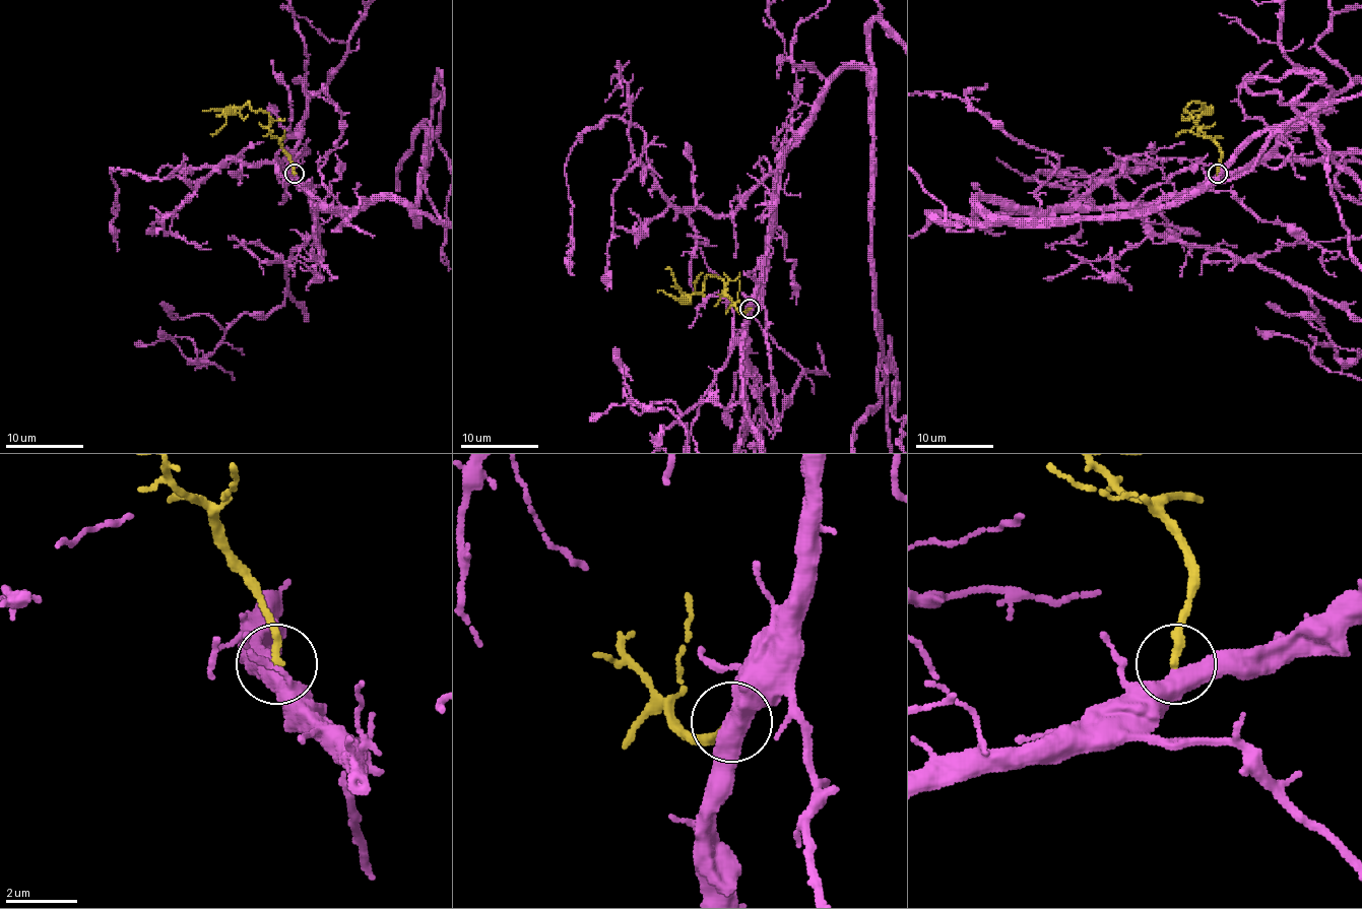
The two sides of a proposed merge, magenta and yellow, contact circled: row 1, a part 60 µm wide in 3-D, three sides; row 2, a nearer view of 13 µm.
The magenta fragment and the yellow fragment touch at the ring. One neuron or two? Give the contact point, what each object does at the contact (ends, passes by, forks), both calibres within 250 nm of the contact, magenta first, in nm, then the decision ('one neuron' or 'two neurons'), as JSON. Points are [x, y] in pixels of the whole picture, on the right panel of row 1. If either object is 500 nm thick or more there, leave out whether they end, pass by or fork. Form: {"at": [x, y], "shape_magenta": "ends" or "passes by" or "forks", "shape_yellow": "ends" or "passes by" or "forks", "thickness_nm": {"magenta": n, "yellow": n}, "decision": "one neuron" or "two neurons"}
{"at": [1218, 174], "shape_magenta": "passes by", "shape_yellow": "ends", "thickness_nm": {"magenta": 480, "yellow": 260}, "decision": "one neuron"}

